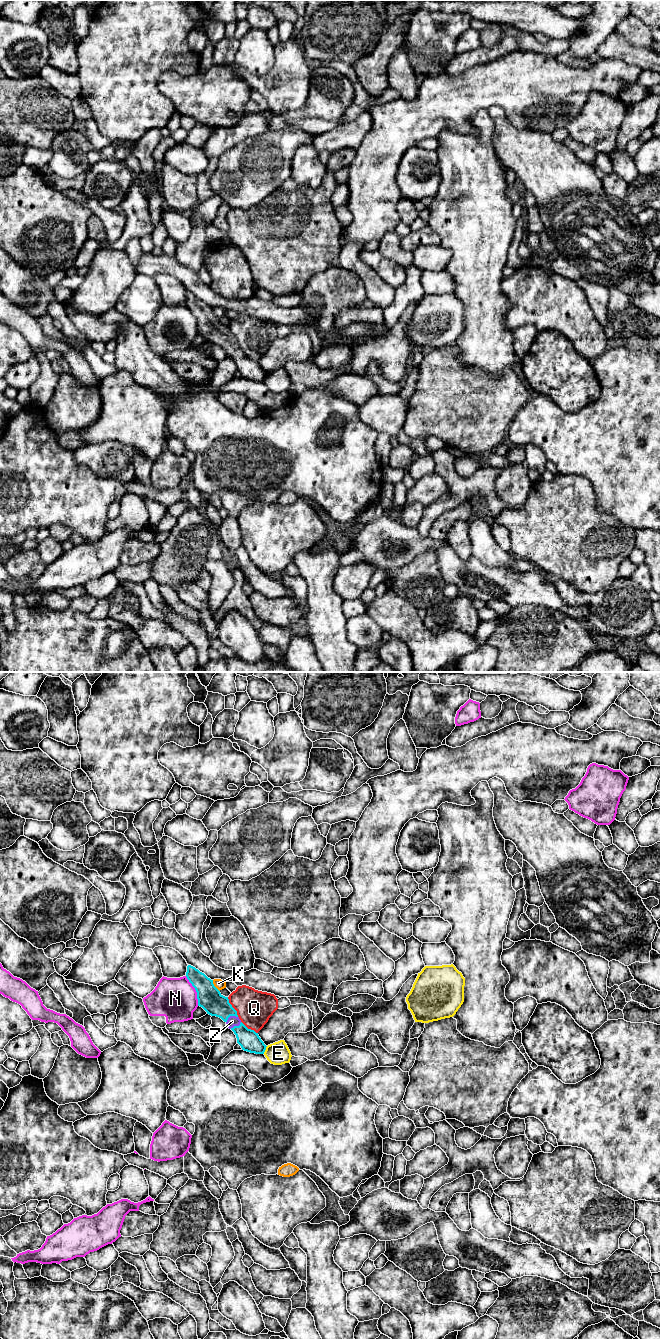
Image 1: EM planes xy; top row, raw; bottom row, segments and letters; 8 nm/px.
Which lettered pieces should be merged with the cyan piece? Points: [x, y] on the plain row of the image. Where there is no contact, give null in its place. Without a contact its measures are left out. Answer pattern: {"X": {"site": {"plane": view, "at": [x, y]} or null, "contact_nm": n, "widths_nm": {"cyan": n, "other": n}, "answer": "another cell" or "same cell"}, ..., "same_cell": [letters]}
{"E": {"site": {"plane": "xy", "at": [265, 377]}, "contact_nm": 70, "widths_nm": {"cyan": 170, "other": 190}, "answer": "another cell"}, "K": {"site": {"plane": "xy", "at": [214, 314]}, "contact_nm": 110, "widths_nm": {"cyan": 190, "other": 80}, "answer": "another cell"}, "N": {"site": {"plane": "xy", "at": [196, 319]}, "contact_nm": 260, "widths_nm": {"cyan": 190, "other": 340}, "answer": "another cell"}, "Q": {"site": {"plane": "xy", "at": [232, 335]}, "contact_nm": 180, "widths_nm": {"cyan": 190, "other": 280}, "answer": "another cell"}, "Z": {"site": {"plane": "xy", "at": [230, 343]}, "contact_nm": 110, "widths_nm": {"cyan": 190, "other": 90}, "answer": "same cell"}, "same_cell": ["Z"]}

